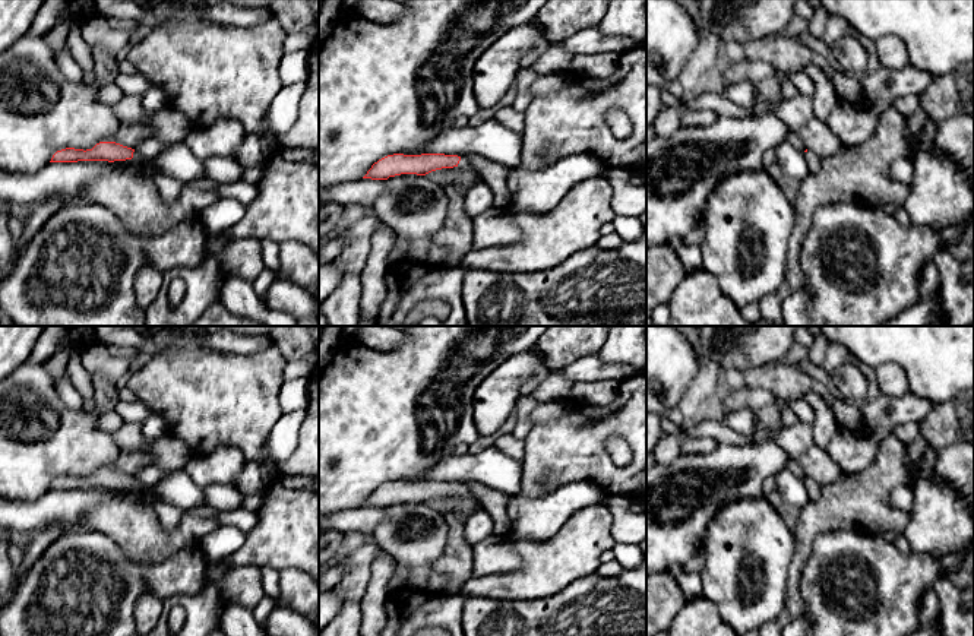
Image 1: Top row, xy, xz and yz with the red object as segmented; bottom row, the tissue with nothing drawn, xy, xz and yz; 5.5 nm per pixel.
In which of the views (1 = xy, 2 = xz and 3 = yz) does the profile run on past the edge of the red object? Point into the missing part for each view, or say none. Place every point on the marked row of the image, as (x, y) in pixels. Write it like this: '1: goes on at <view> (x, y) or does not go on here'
1: goes on at xy (136, 157)
2: goes on at xz (464, 163)
3: goes on at yz (813, 163)

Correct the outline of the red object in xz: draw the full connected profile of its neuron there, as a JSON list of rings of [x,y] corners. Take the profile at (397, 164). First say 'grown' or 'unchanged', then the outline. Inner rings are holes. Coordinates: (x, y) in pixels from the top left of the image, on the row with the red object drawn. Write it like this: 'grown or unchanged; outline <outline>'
grown; outline [[[421,154],[421,155],[388,155],[371,165],[363,178],[388,180],[401,174],[426,175],[442,168],[464,167],[472,168],[465,156],[445,154]]]

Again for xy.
grown; outline [[[99,142],[92,149],[75,149],[66,148],[57,151],[50,162],[78,162],[78,161],[126,161],[132,159],[137,164],[143,164],[142,158],[135,149],[123,146],[116,142]]]

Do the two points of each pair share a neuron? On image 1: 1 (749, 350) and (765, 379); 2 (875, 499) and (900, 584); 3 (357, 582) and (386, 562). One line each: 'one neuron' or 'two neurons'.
1: two neurons
2: two neurons
3: two neurons

